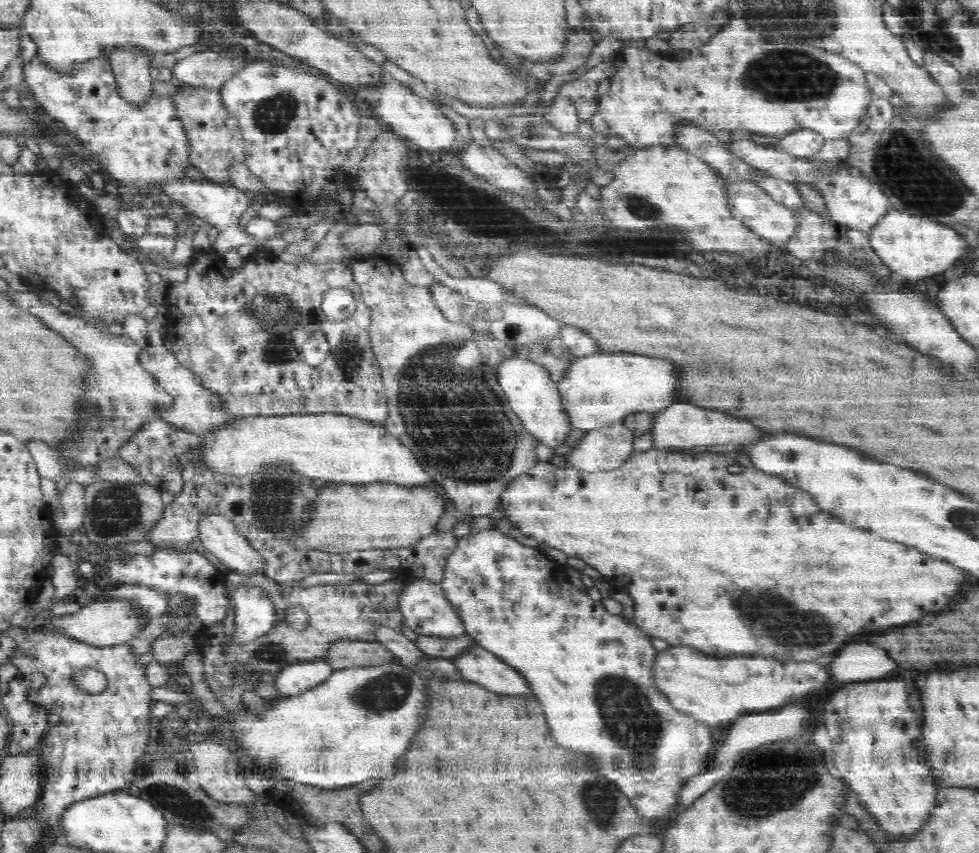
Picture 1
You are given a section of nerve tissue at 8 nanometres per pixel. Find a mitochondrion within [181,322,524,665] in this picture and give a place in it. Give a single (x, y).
(453, 418)

